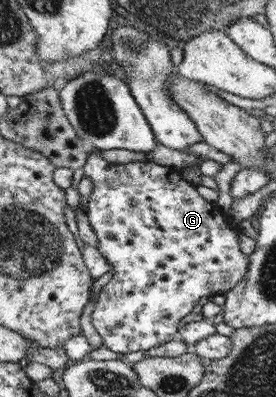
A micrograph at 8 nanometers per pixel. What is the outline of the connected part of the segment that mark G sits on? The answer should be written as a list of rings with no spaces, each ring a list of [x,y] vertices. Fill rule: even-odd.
[[[88,147],[88,150],[88,158],[86,158],[86,162],[82,168],[84,170],[84,176],[90,178],[94,187],[89,196],[86,217],[90,221],[92,231],[98,236],[99,246],[96,248],[112,264],[112,269],[110,270],[112,271],[112,279],[104,286],[104,289],[100,292],[100,296],[98,296],[94,312],[92,312],[91,322],[99,332],[103,340],[103,345],[108,350],[112,350],[112,352],[128,354],[128,352],[138,352],[138,350],[152,350],[156,346],[162,346],[166,342],[174,341],[174,336],[179,334],[178,326],[180,326],[180,320],[192,313],[201,298],[204,298],[204,296],[209,298],[211,295],[226,294],[230,290],[233,290],[234,286],[240,280],[244,280],[249,274],[249,256],[242,254],[242,248],[240,248],[240,240],[238,238],[240,230],[234,228],[232,220],[229,219],[224,213],[224,210],[216,202],[206,201],[198,193],[196,186],[190,184],[190,182],[186,182],[180,169],[154,163],[151,158],[150,161],[144,162],[136,161],[126,164],[109,163],[104,159],[101,150],[93,147]]]

